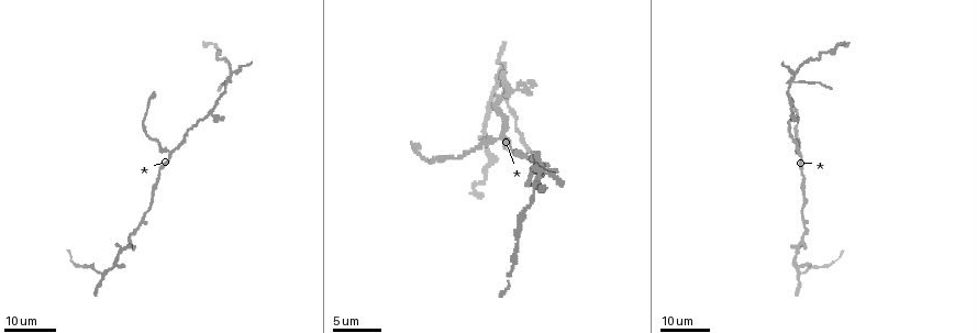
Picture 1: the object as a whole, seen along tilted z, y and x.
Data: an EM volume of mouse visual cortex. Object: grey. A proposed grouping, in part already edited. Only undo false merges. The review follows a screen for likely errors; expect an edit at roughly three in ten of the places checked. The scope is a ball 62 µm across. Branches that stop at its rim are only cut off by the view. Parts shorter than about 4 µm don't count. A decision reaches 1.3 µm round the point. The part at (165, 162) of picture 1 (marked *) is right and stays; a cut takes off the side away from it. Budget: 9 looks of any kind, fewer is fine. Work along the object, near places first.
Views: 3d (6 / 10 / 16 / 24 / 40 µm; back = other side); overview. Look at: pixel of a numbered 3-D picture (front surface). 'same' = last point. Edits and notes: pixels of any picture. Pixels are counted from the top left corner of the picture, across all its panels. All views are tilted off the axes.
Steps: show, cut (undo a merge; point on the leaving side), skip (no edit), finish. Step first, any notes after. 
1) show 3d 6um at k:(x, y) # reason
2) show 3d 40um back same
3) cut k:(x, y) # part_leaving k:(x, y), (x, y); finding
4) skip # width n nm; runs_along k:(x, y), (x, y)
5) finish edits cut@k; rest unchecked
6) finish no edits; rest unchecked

show 3d 24um at 1:(139, 226) # calibre changes

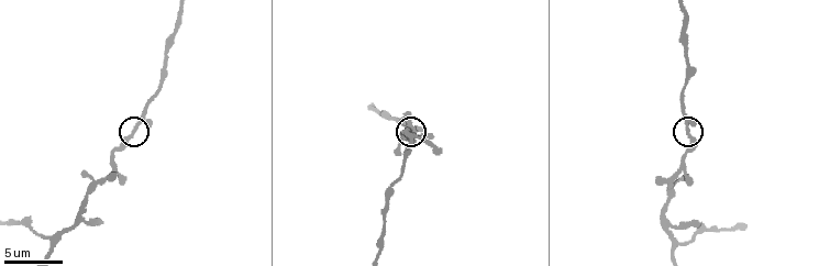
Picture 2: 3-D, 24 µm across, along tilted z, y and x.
show 3d 10um at 2:(130, 135)

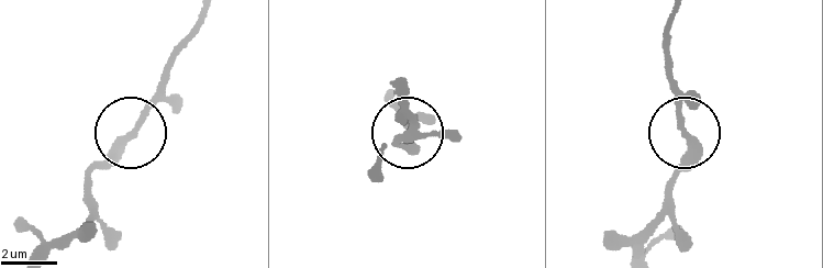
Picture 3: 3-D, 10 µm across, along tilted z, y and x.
skip # width 200 nm; runs_along 3:(673, 12), (667, 42), (685, 138), (670, 188); one neuron here

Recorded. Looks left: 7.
show 3d 16um at 1:(504, 137) # arms part here

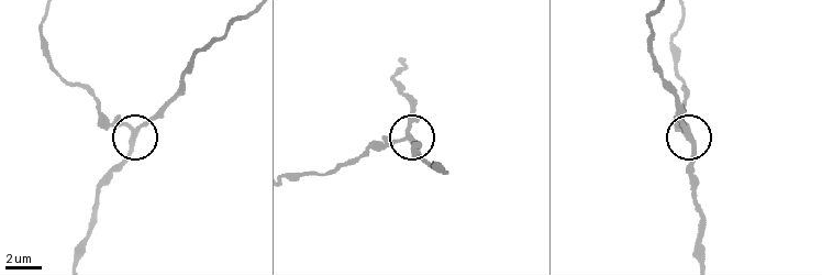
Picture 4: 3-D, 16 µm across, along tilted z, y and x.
show 3d 6um at 4:(689, 129) # closer look

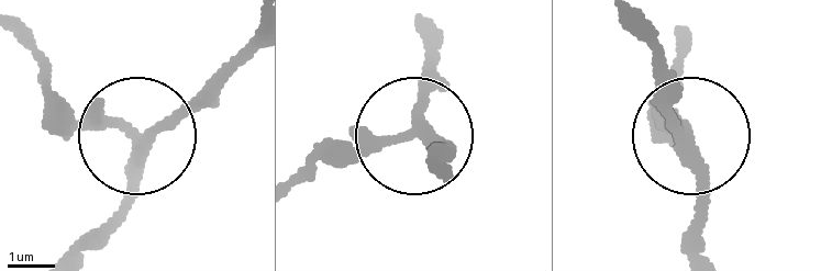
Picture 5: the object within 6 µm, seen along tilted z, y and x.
skip # runs_along 5:(98, 223), (125, 192), (132, 137), (48, 88); one neuron here

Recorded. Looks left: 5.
show 3d 24um at 1:(792, 81) # four or more arms meet

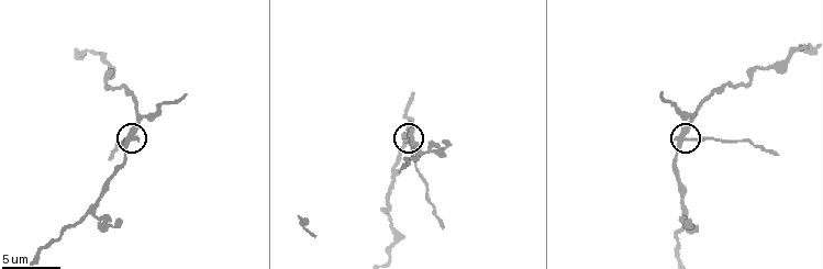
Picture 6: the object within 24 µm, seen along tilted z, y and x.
show 3d 10um at 6:(685, 135)

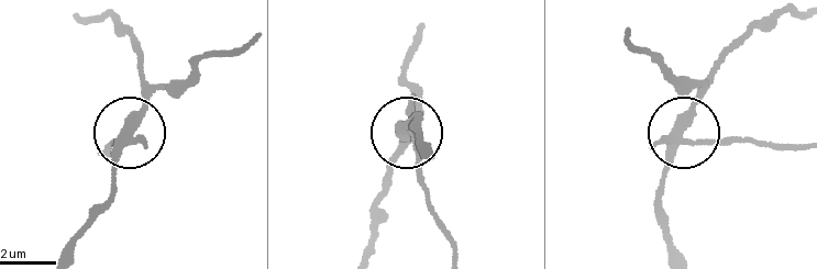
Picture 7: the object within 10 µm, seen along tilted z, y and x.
cut 7:(419, 170) # arms 4; part_leaving 7:(684, 142), (801, 143); two neurons meet here

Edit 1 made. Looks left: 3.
show 3d 24um at 1:(186, 137) # calibre changes

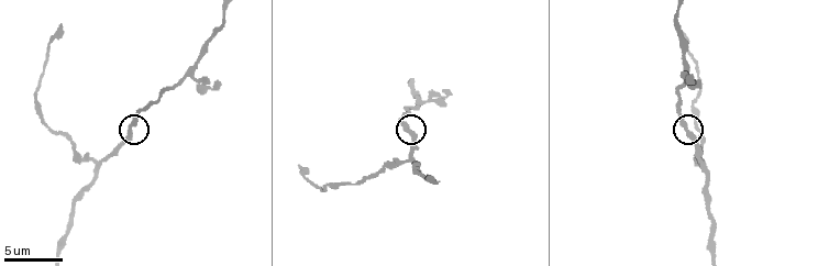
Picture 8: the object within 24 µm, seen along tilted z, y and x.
show 3d 6um at 8:(686, 129)

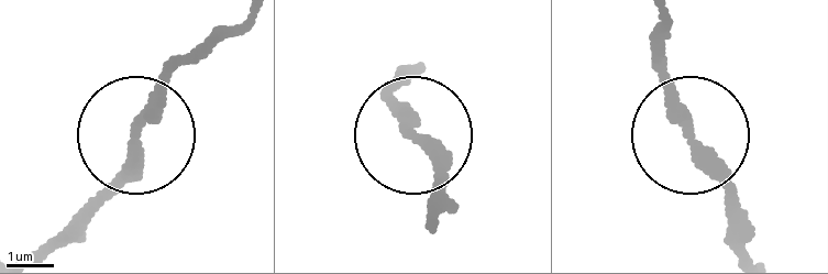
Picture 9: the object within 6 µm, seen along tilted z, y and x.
skip # width 290 nm; runs_along 9:(747, 245), (653, 50); one neuron here

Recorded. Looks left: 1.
finish edits cut@7; rest unchecked

